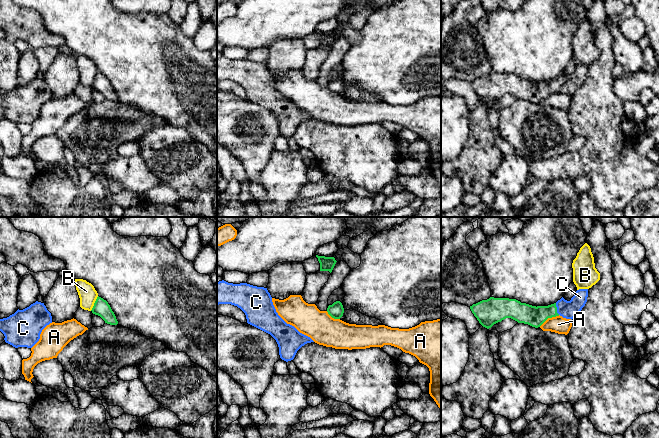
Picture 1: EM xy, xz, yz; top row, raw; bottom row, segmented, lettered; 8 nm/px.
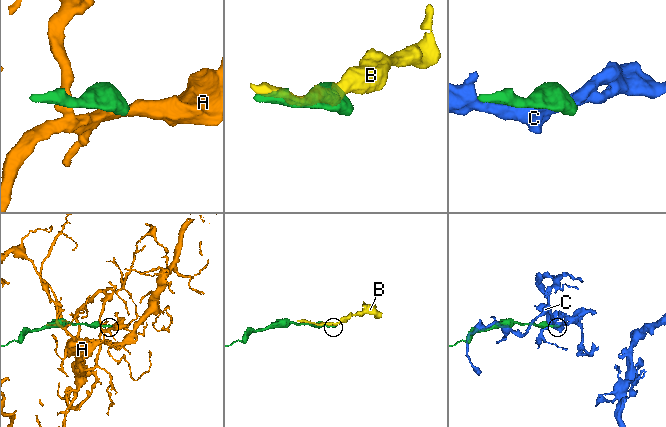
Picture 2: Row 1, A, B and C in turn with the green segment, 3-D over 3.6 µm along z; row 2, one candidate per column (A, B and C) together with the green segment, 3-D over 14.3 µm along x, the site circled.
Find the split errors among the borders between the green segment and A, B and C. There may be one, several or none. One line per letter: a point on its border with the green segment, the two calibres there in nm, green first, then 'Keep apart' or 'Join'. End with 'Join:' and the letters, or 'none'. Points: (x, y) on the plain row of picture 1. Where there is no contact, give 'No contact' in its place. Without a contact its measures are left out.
A: Touches green at yz (549, 93). Thickness 160 nm (green) against 140 nm. Keep apart
B: Touches green at xy (94, 79). Thickness 130 nm (green) against 140 nm. Keep apart
C: Touches green at yz (556, 85). Thickness 160 nm (green) against 140 nm. Join
Join: C

